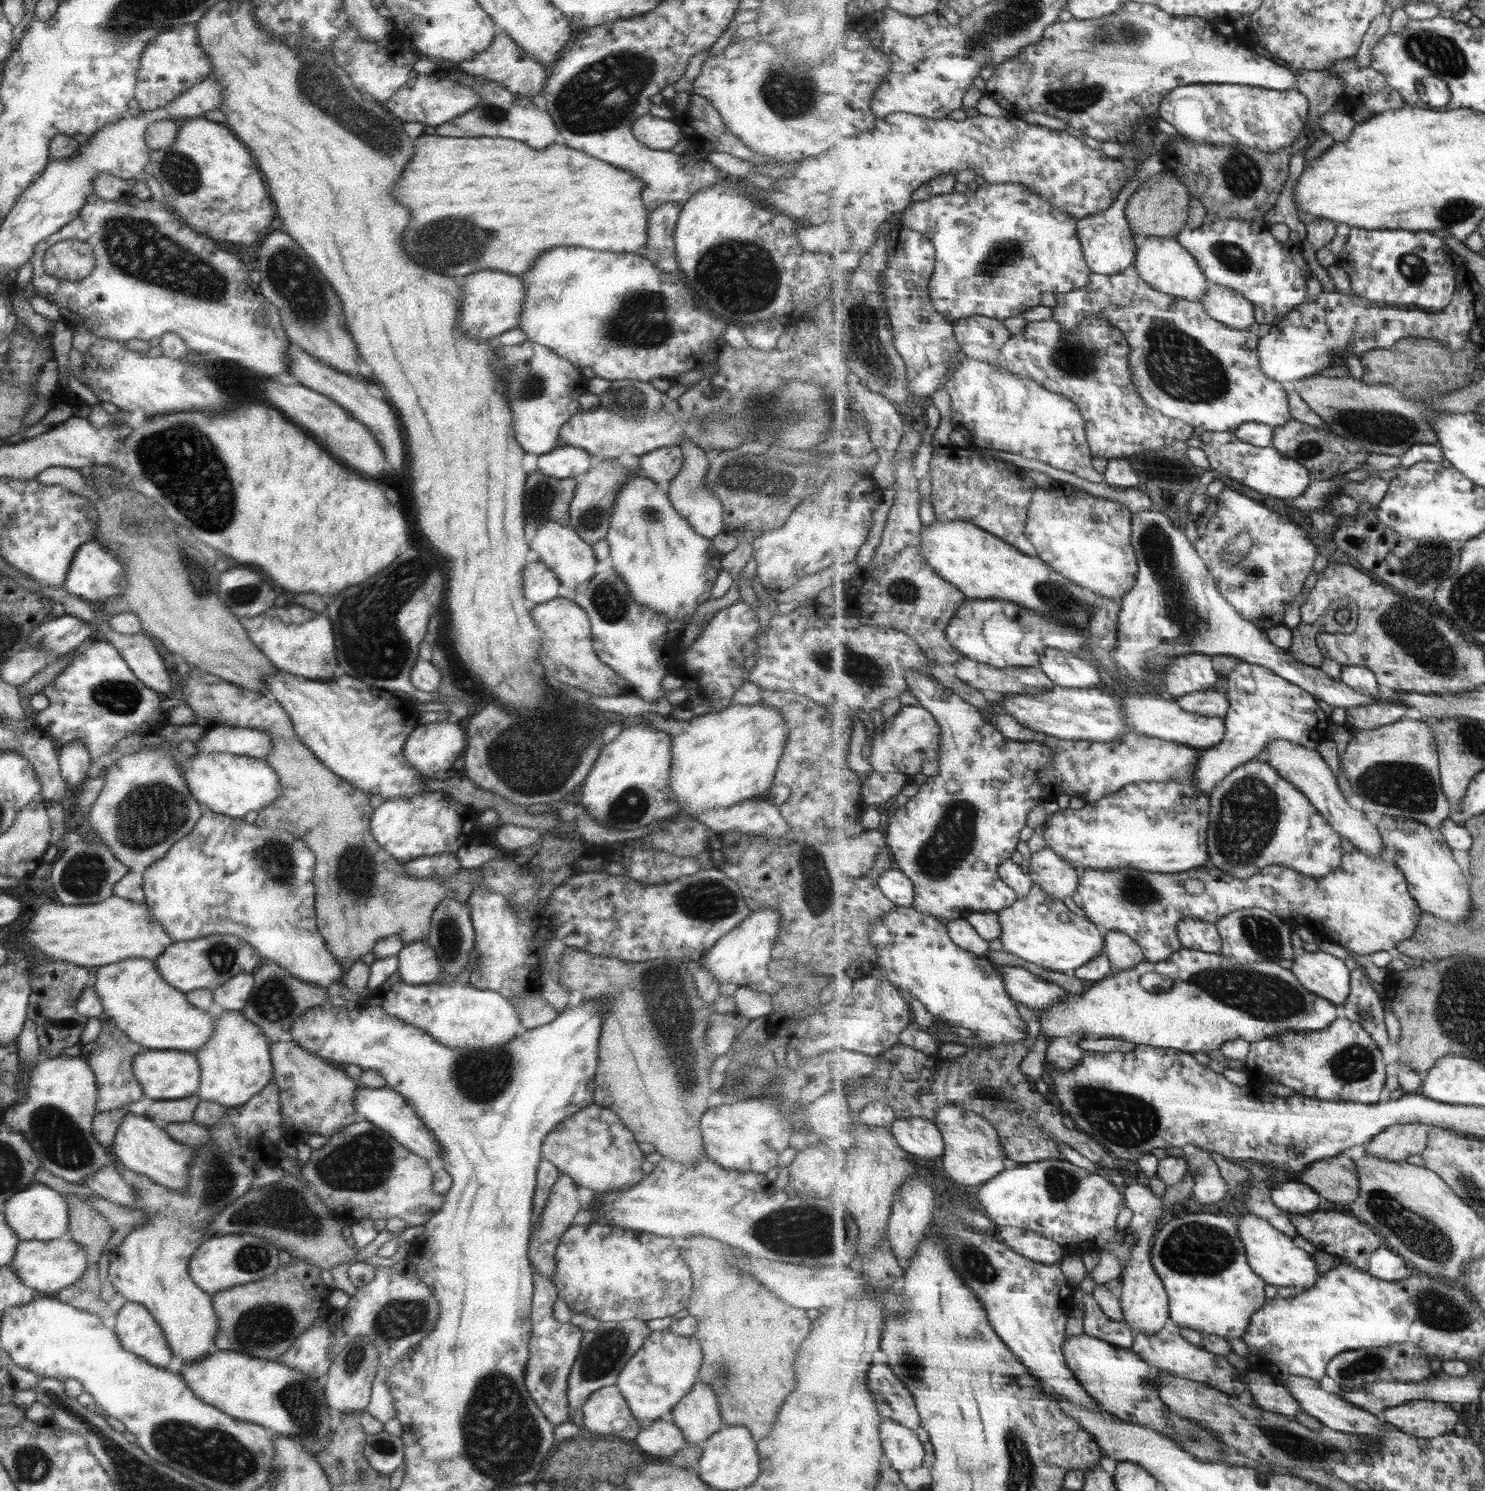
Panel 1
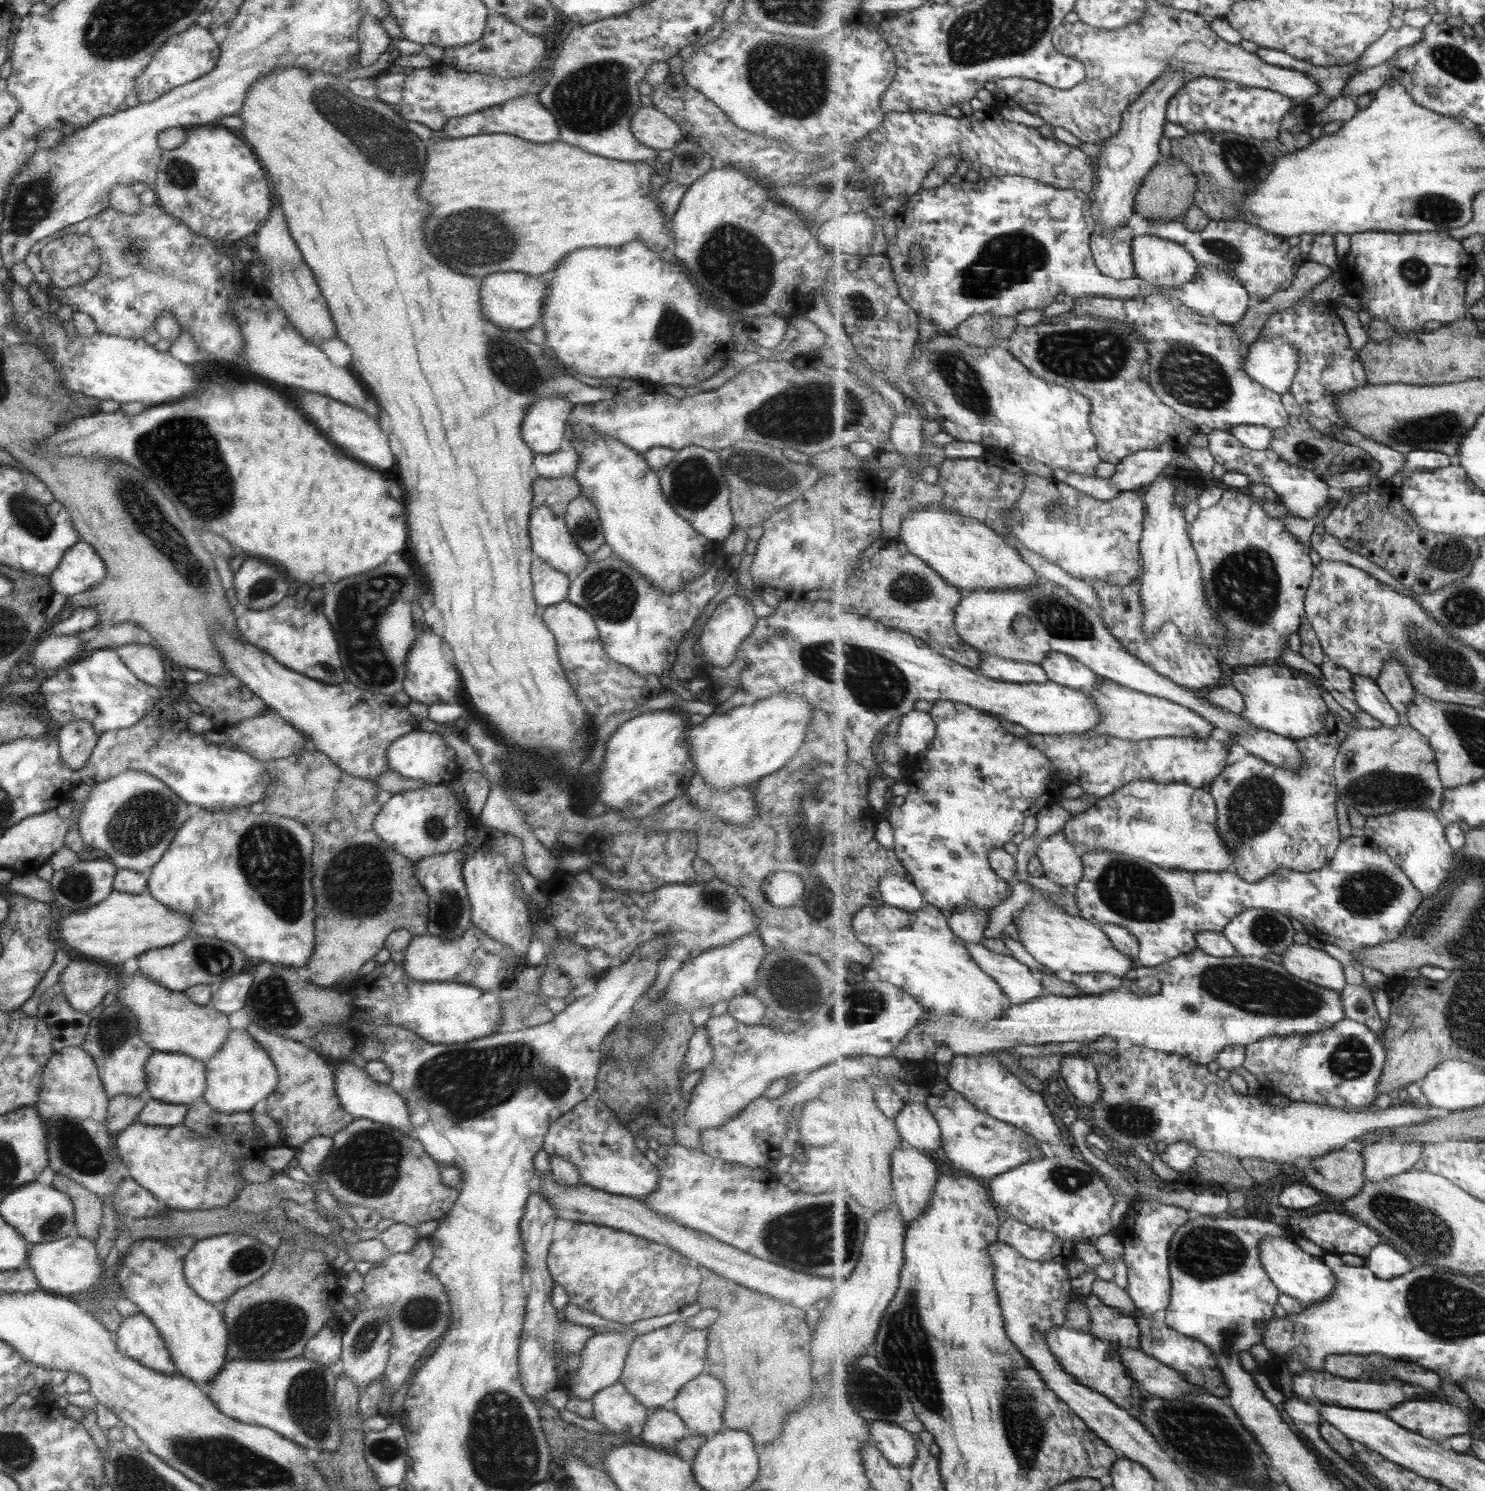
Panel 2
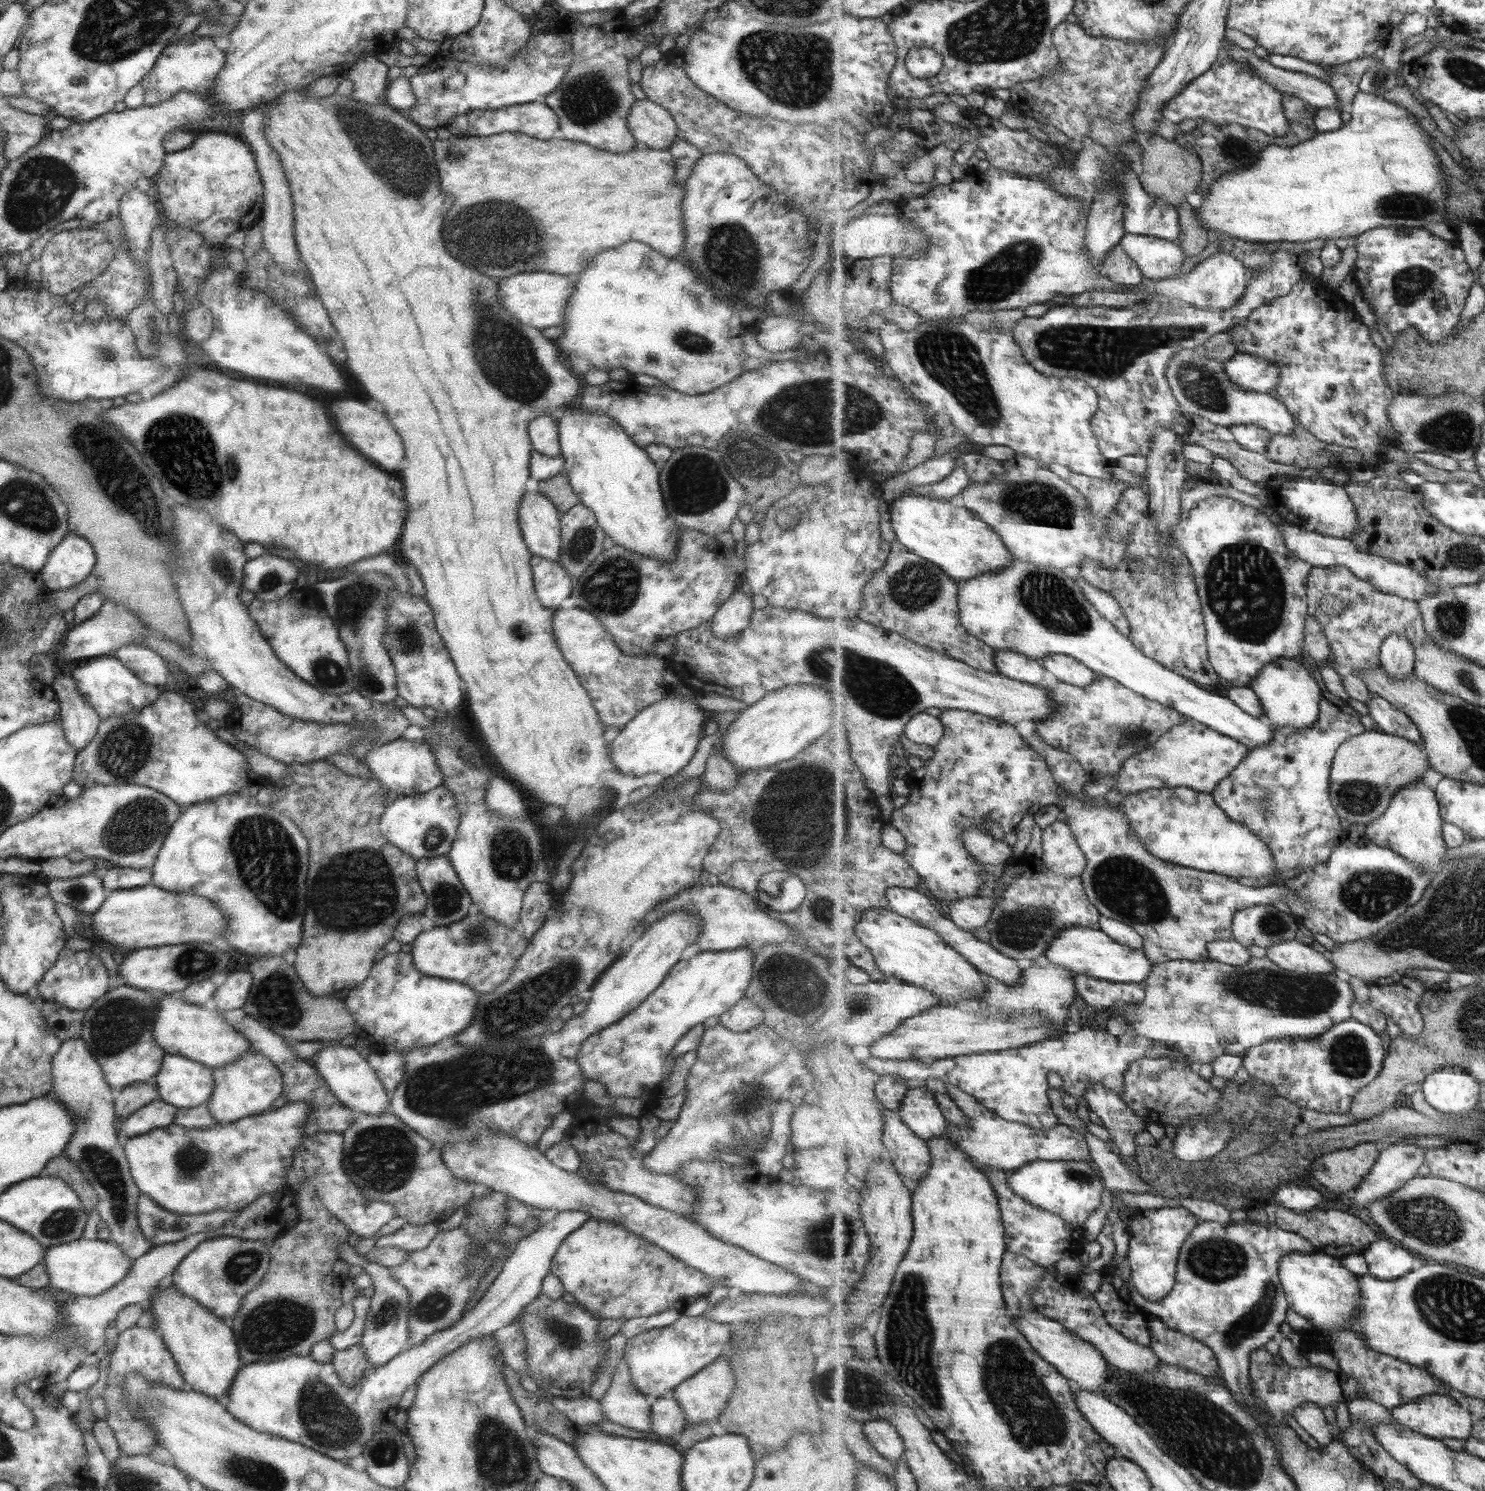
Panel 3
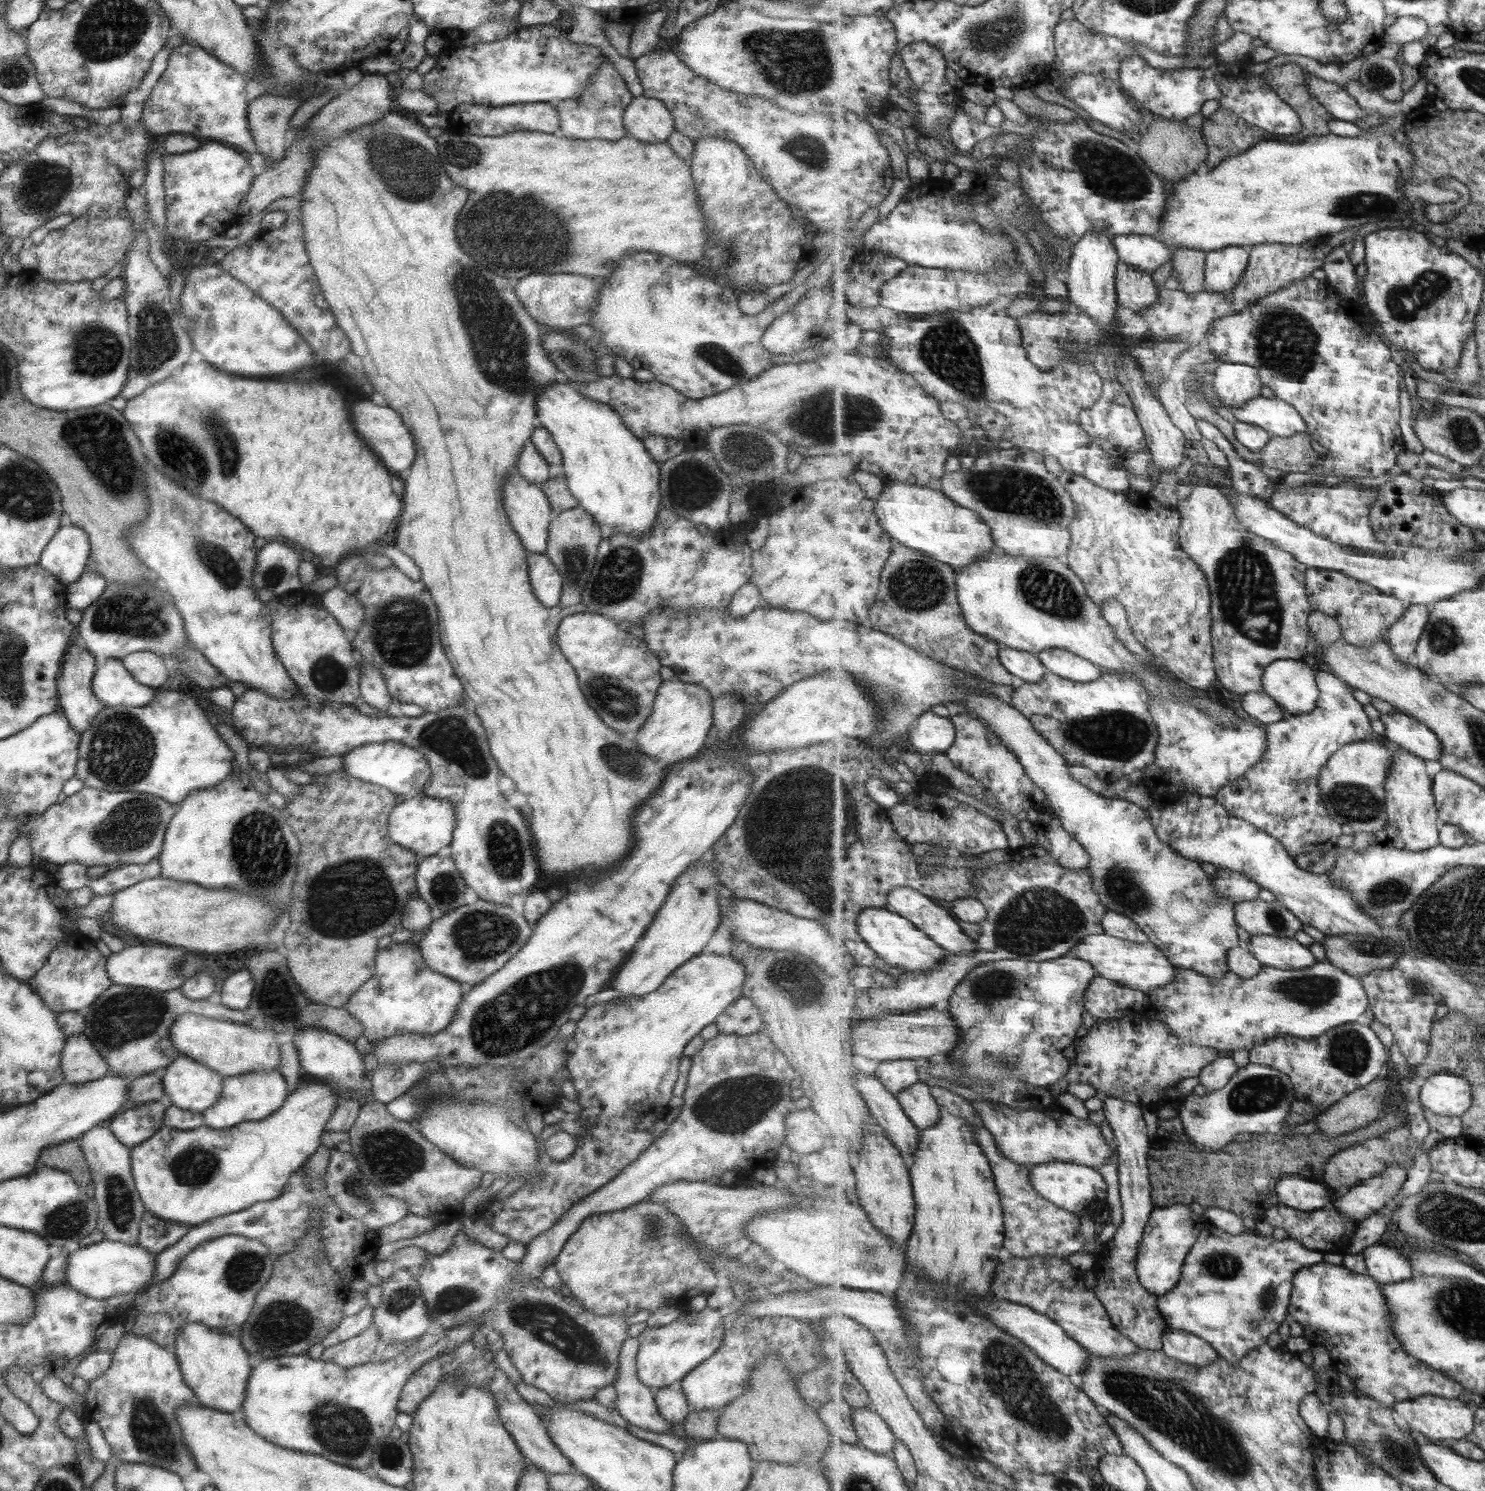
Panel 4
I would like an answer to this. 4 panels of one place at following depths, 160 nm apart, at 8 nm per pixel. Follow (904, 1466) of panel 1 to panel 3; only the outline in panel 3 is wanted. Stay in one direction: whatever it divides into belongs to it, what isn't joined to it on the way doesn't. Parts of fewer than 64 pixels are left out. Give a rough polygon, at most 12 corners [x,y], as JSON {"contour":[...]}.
{"contour":[[885,1419],[864,1422],[864,1433],[887,1460],[898,1464],[906,1444]]}

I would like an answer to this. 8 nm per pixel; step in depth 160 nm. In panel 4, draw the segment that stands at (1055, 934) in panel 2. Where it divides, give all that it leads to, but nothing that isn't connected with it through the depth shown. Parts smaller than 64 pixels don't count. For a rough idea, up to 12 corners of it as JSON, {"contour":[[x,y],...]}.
{"contour":[[1104,932],[1072,951],[1097,975],[1146,993],[1177,967],[1151,941]]}

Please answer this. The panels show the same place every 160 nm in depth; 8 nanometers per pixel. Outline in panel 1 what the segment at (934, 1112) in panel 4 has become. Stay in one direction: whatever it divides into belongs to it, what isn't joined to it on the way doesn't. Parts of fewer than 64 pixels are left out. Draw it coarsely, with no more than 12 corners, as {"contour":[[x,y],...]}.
{"contour":[[914,1116],[889,1129],[899,1146],[917,1158],[943,1157],[937,1124]]}

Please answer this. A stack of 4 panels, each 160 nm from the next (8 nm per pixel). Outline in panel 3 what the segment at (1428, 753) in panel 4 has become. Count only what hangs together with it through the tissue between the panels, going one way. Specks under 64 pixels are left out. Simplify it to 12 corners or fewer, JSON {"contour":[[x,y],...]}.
{"contour":[[1379,695],[1369,715],[1384,733],[1422,744],[1414,720]]}

